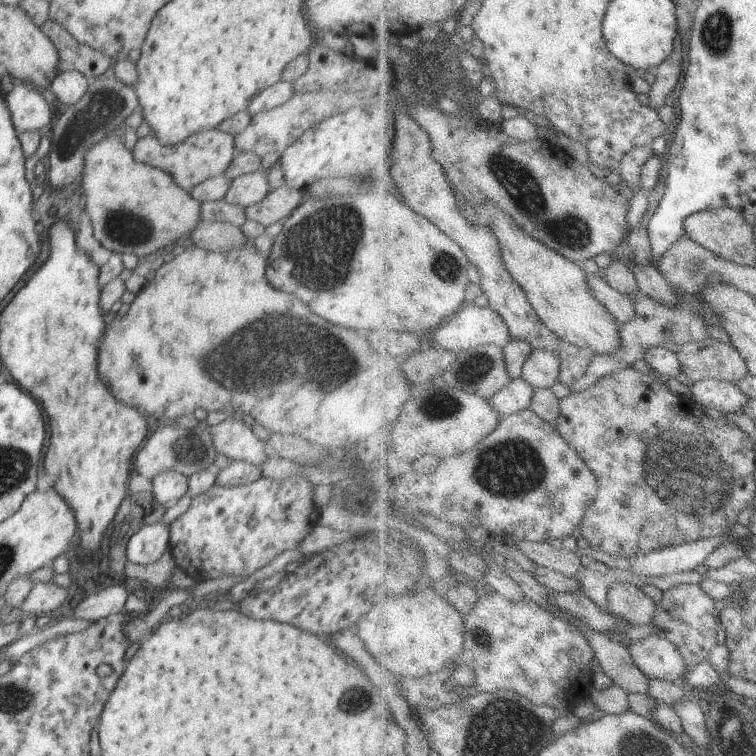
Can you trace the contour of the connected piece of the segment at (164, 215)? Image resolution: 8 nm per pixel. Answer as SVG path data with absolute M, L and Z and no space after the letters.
M122 130L106 135L100 142L91 146L84 153L82 172L82 188L84 195L81 200L85 216L89 217L93 226L93 234L104 246L113 253L136 254L142 259L150 252L160 252L162 246L176 242L178 238L187 241L187 237L201 222L200 203L191 196L189 191L178 188L172 176L161 168L151 167L138 162L124 145Z

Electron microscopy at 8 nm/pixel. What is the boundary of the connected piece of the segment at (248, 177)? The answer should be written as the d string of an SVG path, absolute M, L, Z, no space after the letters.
M263 168L236 176L222 200L244 208L260 202L269 193L267 176L268 172Z

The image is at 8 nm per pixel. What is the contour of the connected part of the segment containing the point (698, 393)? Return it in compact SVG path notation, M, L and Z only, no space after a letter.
M721 379L699 380L692 386L692 390L693 398L698 404L716 409L722 416L741 413L751 399L735 382Z

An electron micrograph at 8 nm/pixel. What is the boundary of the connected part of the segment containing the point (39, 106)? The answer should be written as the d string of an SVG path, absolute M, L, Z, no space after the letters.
M16 81L15 87L5 96L16 130L40 131L50 122L50 106L42 96L44 89Z

